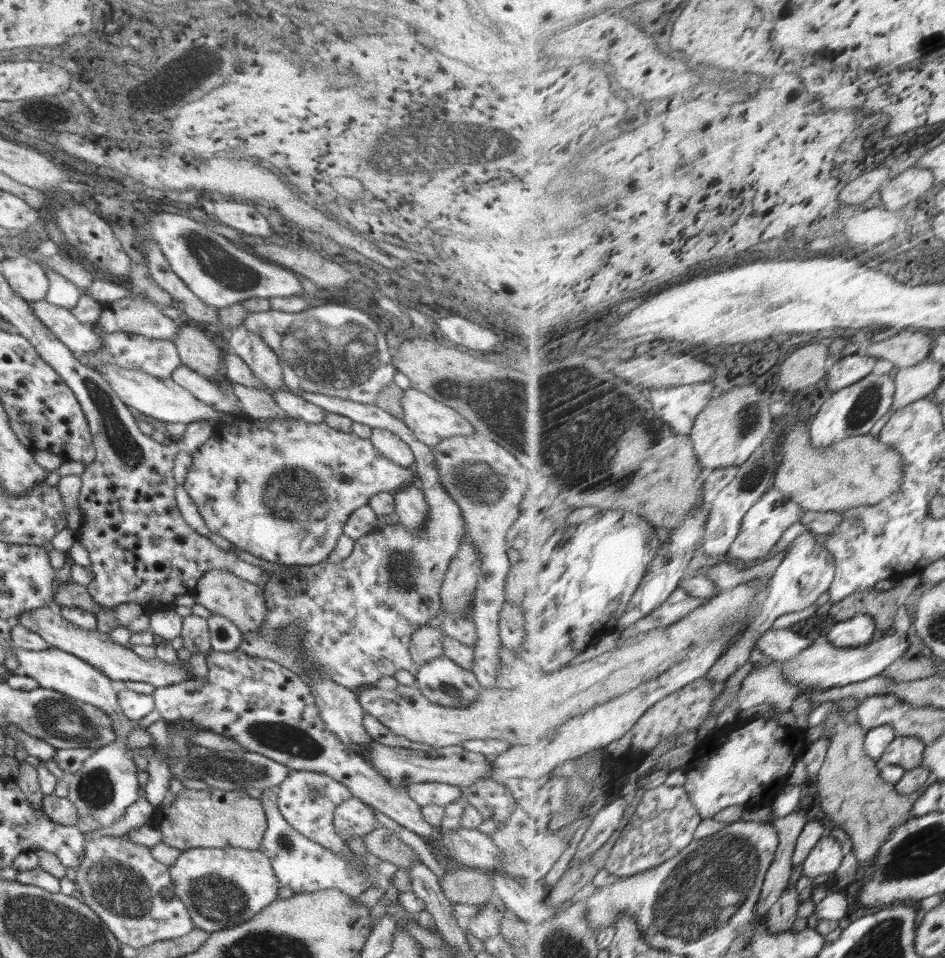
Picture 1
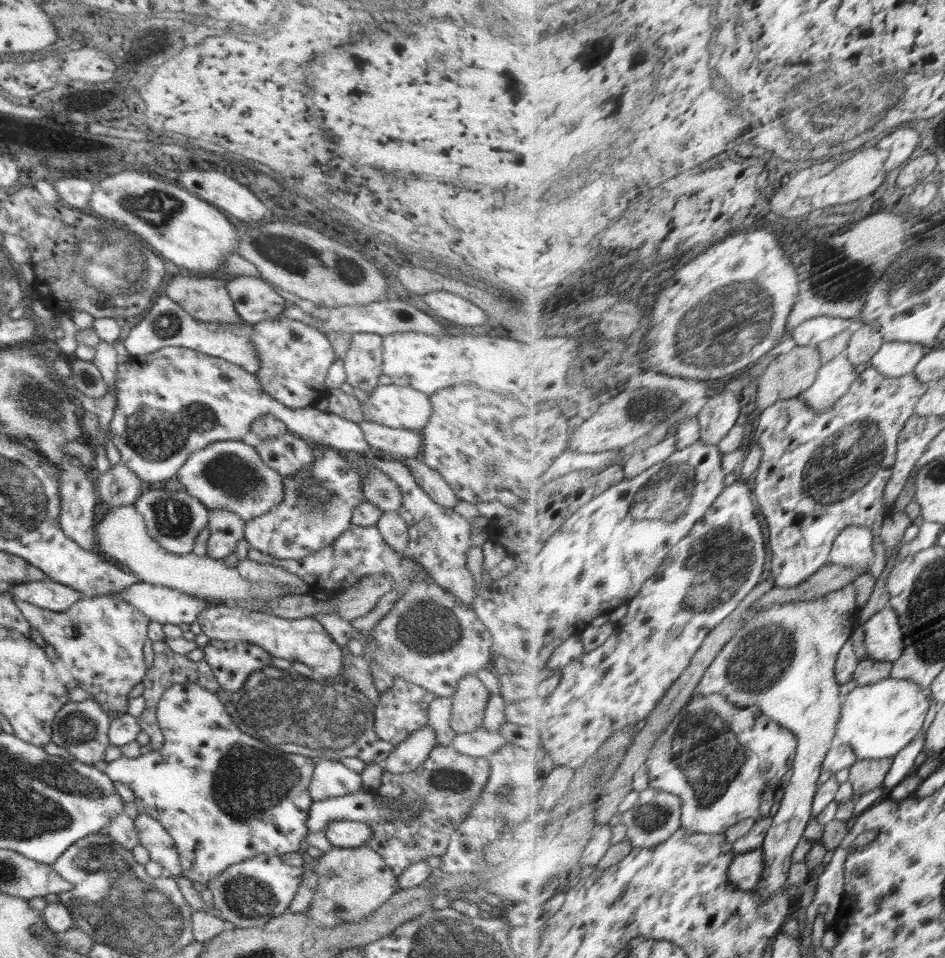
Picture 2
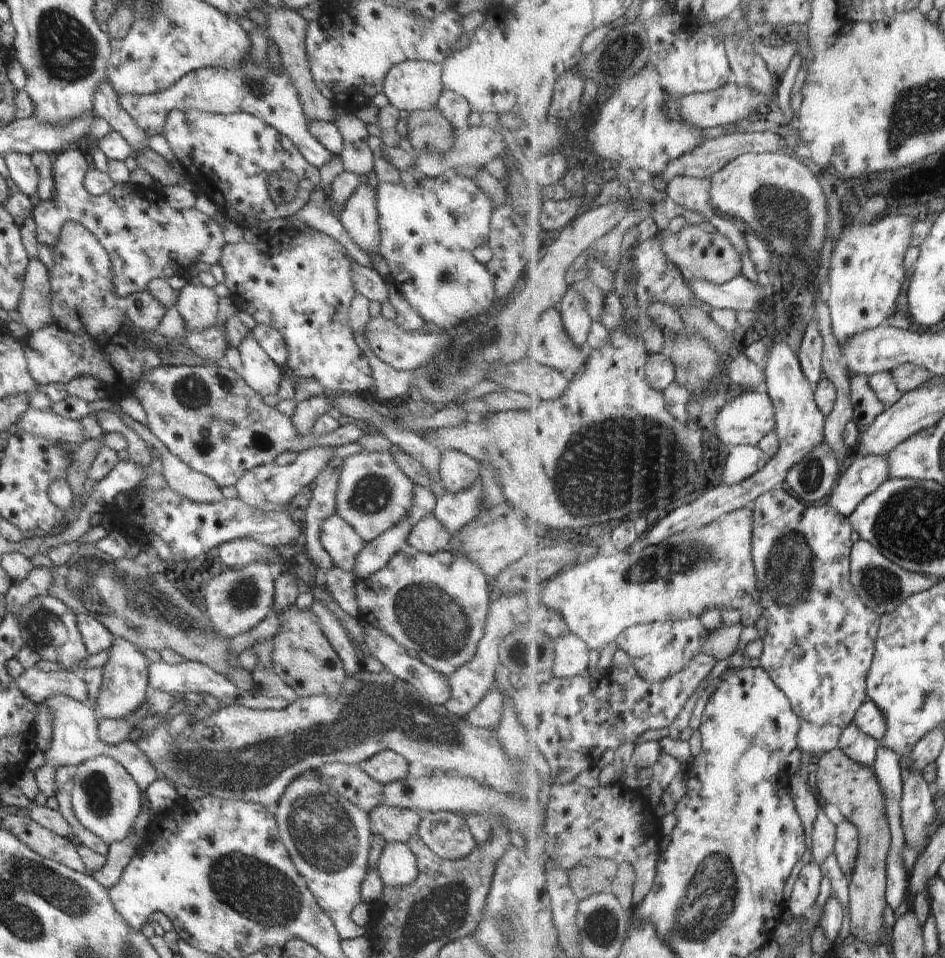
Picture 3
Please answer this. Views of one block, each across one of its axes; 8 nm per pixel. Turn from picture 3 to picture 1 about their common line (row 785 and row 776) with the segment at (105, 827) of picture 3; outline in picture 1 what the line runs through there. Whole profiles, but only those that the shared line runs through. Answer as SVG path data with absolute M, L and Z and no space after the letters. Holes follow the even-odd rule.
M14 647L13 652L19 662L19 671L33 678L40 687L94 705L106 712L113 721L113 730L119 738L112 745L94 751L79 772L66 773L64 777L69 789L67 798L78 809L78 818L84 828L111 826L120 818L124 818L126 809L139 798L138 767L125 750L125 737L132 731L133 724L124 716L118 704L118 685L85 660L59 648L46 647L36 651Z

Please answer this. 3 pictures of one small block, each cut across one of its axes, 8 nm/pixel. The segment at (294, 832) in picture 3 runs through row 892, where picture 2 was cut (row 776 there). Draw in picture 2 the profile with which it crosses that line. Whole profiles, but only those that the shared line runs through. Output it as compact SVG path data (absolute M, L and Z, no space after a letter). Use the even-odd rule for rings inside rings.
M314 758L311 760L315 764L308 785L312 802L338 798L364 789L360 774L349 772L340 761L320 758L318 762L314 762Z

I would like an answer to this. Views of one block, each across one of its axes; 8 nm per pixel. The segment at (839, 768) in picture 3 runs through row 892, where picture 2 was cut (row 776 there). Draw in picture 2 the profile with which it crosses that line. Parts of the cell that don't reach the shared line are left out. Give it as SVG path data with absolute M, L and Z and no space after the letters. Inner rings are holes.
M894 757L858 761L850 769L853 788L864 795L885 786L894 762Z

